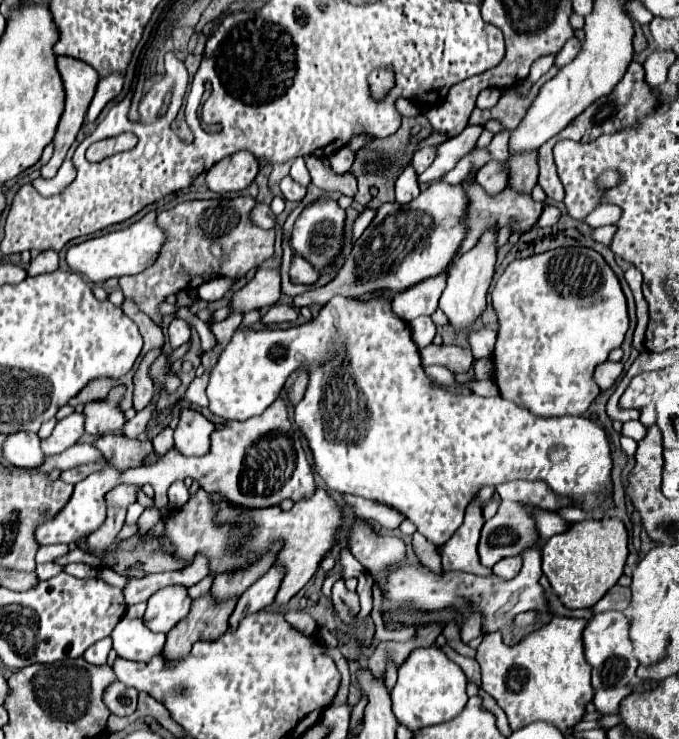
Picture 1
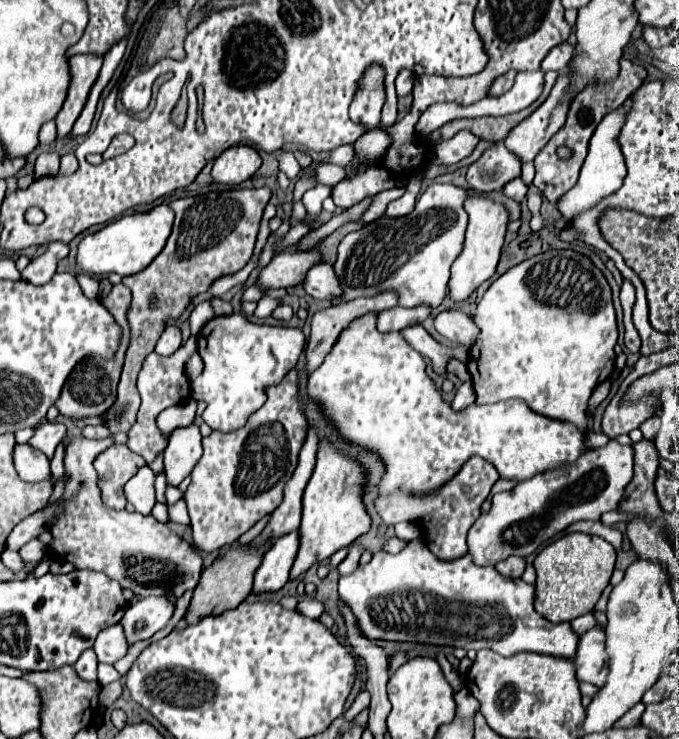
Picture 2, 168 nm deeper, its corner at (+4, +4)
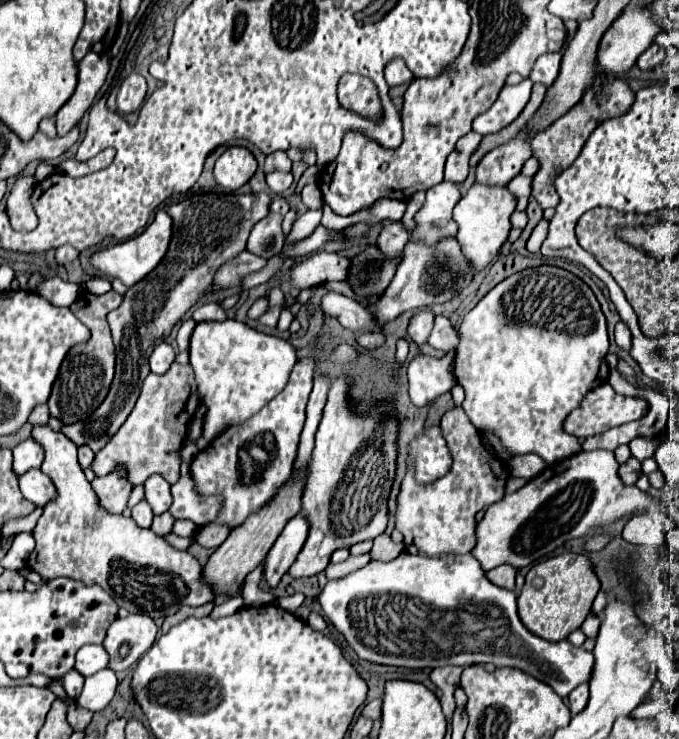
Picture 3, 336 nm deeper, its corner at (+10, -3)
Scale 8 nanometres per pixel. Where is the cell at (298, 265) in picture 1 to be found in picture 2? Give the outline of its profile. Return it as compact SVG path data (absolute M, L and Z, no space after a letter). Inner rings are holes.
M318 263L314 265L306 277L304 277L304 291L312 295L314 299L330 299L340 297L340 285L338 277L334 275L334 269L330 263Z

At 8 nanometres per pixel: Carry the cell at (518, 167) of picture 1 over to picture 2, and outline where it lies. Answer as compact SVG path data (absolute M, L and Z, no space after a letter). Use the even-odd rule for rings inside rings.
M560 73L556 85L552 87L548 99L522 123L518 123L504 139L506 149L510 149L522 163L534 161L548 139L564 125L572 93L568 93L568 77Z

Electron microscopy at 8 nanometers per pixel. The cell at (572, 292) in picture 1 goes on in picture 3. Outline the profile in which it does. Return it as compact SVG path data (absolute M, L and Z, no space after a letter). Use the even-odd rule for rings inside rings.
M538 266L538 268L528 268L522 270L518 274L512 274L510 278L502 280L498 286L494 286L462 320L460 328L458 328L458 336L460 336L460 344L456 346L456 356L454 356L454 378L456 382L464 388L464 412L468 414L470 422L478 428L478 430L486 430L486 432L494 432L504 450L510 456L518 456L518 454L528 454L534 452L538 454L546 464L554 464L560 460L566 460L568 456L574 456L576 452L580 452L580 442L578 438L572 438L570 434L566 434L562 430L562 422L568 416L568 412L572 412L576 408L576 404L582 402L582 398L594 390L596 386L604 384L608 380L608 364L604 360L606 352L608 352L608 332L606 332L606 320L604 314L600 310L600 304L596 300L596 296L592 294L592 290L574 274L556 268L556 266Z

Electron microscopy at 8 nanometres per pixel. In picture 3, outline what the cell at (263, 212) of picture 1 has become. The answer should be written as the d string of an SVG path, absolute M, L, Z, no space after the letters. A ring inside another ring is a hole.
M268 214L264 220L260 220L248 238L246 250L258 256L264 256L266 260L276 256L284 246L284 232L282 232L282 216L280 214Z

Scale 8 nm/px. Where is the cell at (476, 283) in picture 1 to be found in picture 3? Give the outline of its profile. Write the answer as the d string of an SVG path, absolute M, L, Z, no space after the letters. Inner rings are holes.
M474 182L466 196L460 198L460 202L454 208L454 220L458 224L458 242L462 244L462 252L472 260L478 272L482 272L500 252L502 244L508 238L508 232L512 228L510 216L516 210L516 196L508 192L508 186L486 186Z

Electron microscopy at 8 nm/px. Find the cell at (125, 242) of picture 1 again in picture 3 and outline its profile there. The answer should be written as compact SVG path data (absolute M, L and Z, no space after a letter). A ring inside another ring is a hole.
M158 210L154 222L150 226L146 226L146 230L140 236L134 236L122 244L116 244L116 246L110 246L102 252L96 252L90 260L96 270L122 280L130 288L136 282L140 282L144 276L148 276L160 264L160 260L166 256L170 238L172 238L172 218L168 216L166 210Z

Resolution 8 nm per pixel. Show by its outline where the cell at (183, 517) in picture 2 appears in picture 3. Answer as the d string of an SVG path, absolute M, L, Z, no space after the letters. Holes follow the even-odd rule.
M176 520L172 532L176 536L194 536L196 534L196 526L190 520Z

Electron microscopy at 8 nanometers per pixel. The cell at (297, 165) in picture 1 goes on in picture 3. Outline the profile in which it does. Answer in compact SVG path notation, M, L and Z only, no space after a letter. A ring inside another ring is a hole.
M274 152L270 156L266 156L266 172L272 172L272 170L284 170L284 172L290 172L292 168L292 162L290 158L286 156L286 152Z

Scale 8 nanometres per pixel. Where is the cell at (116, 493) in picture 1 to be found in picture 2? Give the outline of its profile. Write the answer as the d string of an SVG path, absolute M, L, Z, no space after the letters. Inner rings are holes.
M148 465L138 469L138 473L124 485L124 495L128 503L136 507L138 513L146 515L152 511L156 497L154 497L154 473Z

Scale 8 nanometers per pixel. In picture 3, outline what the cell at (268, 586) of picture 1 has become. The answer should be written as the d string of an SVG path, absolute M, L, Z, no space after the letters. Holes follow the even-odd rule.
M302 512L296 514L292 520L288 520L288 524L280 532L278 540L270 548L266 562L264 562L264 578L268 580L268 584L272 588L280 582L280 578L286 574L286 570L296 560L300 548L306 542L308 528L310 528L310 524L304 518L304 514Z

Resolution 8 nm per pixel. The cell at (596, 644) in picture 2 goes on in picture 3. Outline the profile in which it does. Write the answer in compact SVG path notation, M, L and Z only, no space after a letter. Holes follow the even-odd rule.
M580 684L580 686L568 696L568 700L570 700L568 708L570 708L572 716L576 716L578 712L582 712L582 710L586 708L586 704L588 704L588 684Z

